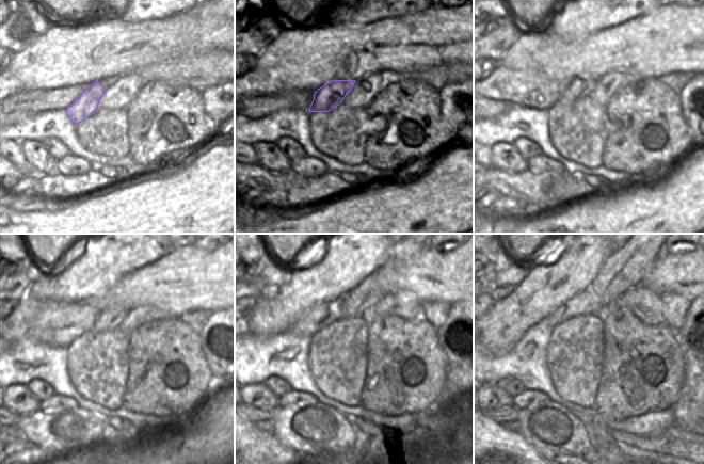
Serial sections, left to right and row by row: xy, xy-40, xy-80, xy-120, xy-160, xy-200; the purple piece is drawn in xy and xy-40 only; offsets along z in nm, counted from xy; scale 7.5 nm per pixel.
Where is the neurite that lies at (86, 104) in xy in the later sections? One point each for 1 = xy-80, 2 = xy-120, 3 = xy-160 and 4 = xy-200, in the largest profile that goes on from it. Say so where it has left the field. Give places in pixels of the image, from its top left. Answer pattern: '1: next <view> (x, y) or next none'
1: next xy-80 (577, 88)
2: next xy-120 (110, 317)
3: next xy-160 (382, 282)
4: next xy-200 (624, 269)

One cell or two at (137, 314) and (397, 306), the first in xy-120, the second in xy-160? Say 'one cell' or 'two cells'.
one cell

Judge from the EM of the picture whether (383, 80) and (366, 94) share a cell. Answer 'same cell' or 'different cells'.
same cell

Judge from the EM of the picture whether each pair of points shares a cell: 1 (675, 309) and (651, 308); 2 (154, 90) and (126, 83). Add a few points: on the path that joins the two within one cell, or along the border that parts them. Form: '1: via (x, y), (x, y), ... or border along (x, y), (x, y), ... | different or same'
1: border along (658, 296), (662, 305), (666, 324) | different
2: border along (145, 82), (127, 107) | different

